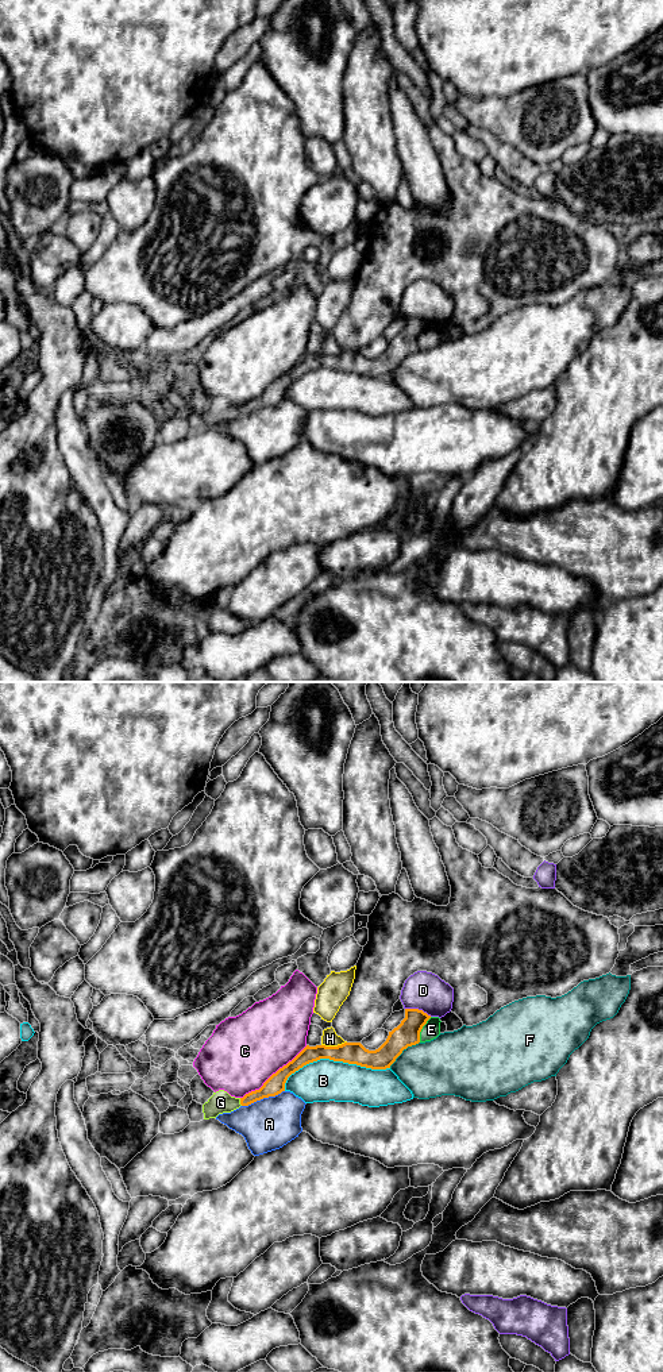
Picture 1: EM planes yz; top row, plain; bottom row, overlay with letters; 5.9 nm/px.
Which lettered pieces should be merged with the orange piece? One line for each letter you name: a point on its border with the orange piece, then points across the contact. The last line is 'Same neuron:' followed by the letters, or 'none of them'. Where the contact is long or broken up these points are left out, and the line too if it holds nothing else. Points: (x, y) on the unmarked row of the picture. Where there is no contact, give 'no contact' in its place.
E: contact yz (421, 336)
G: contact yz (241, 411); way yz (274, 393), (241, 411), (220, 411)
Same neuron: E, G

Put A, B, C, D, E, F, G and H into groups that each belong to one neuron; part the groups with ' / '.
A / B / C / D / E G / F / H

